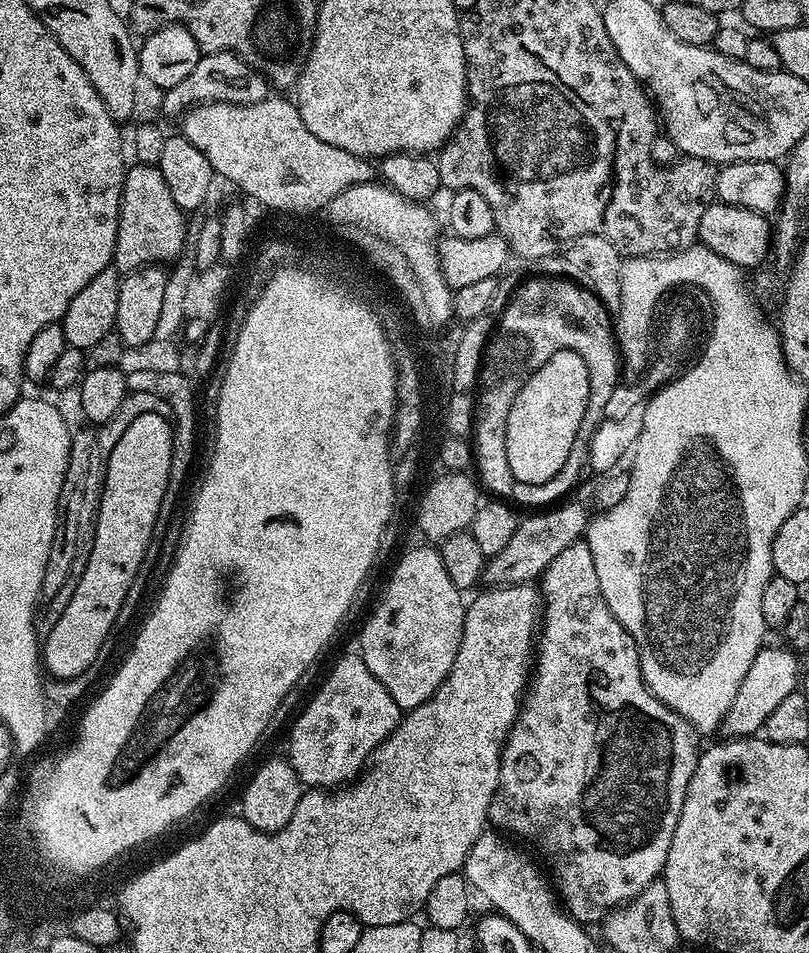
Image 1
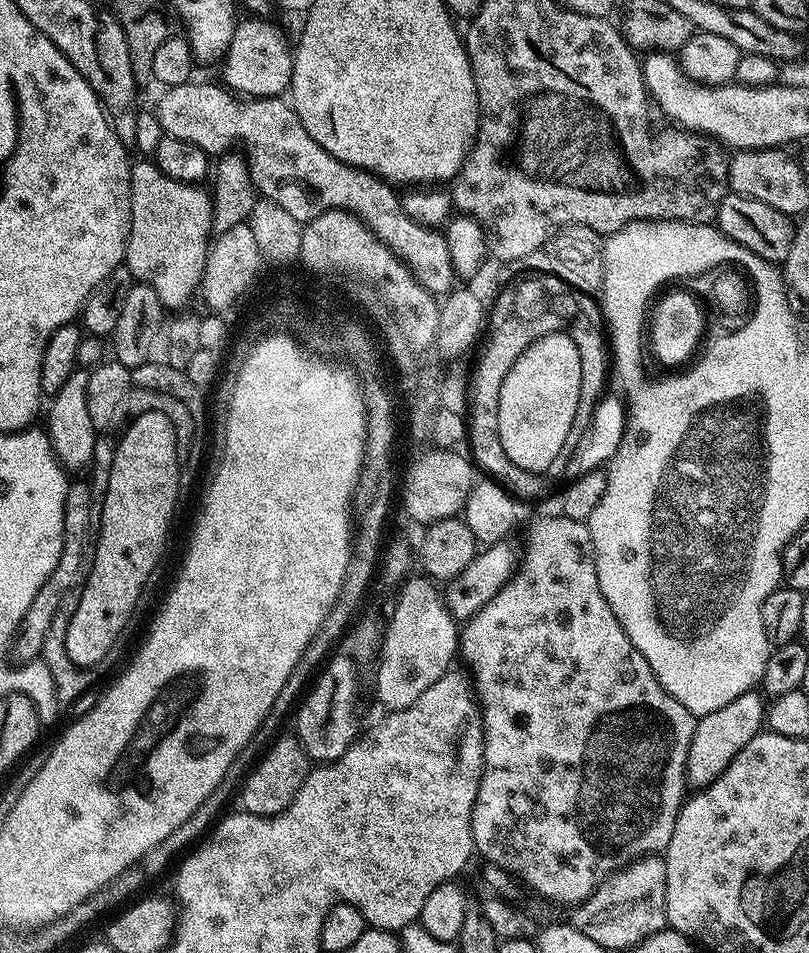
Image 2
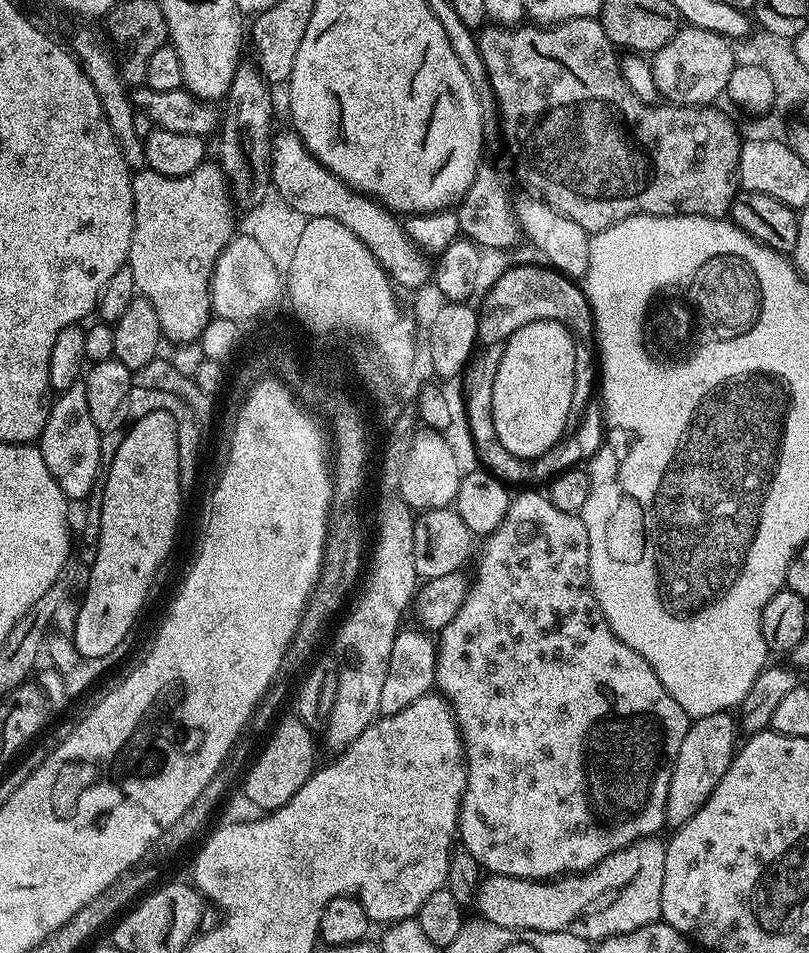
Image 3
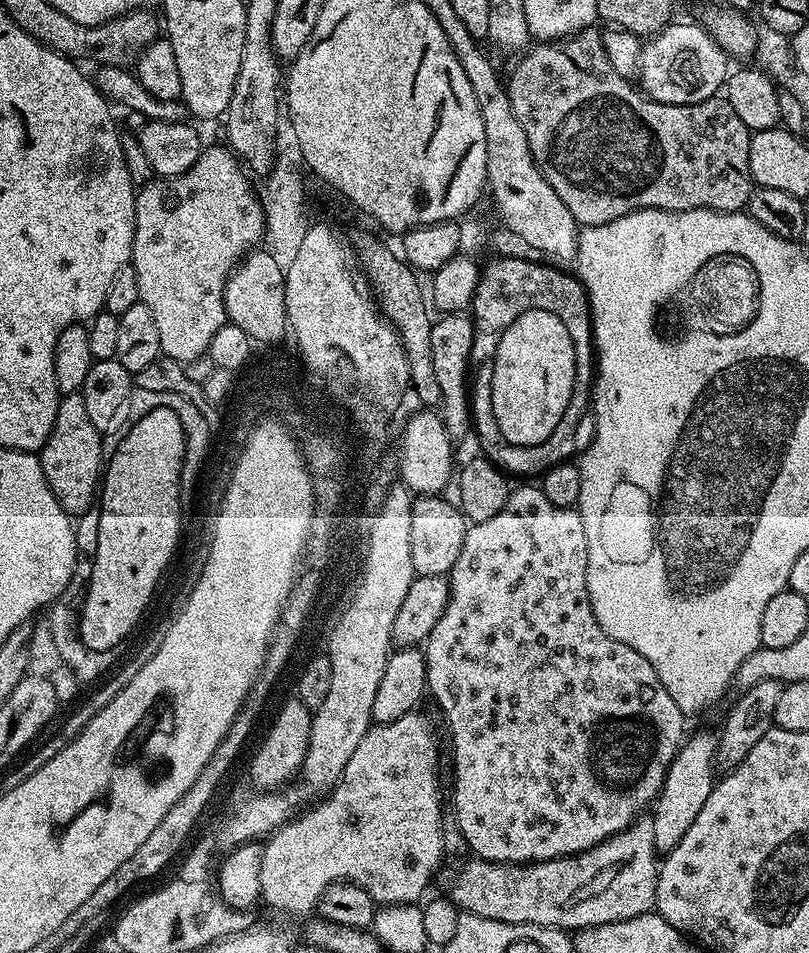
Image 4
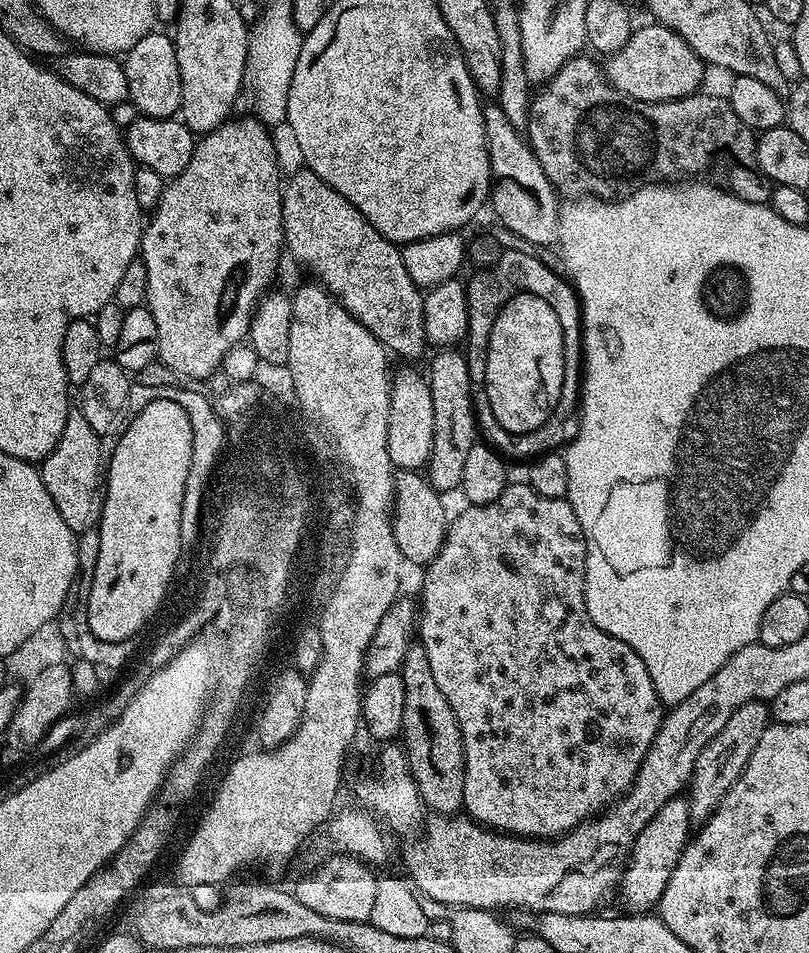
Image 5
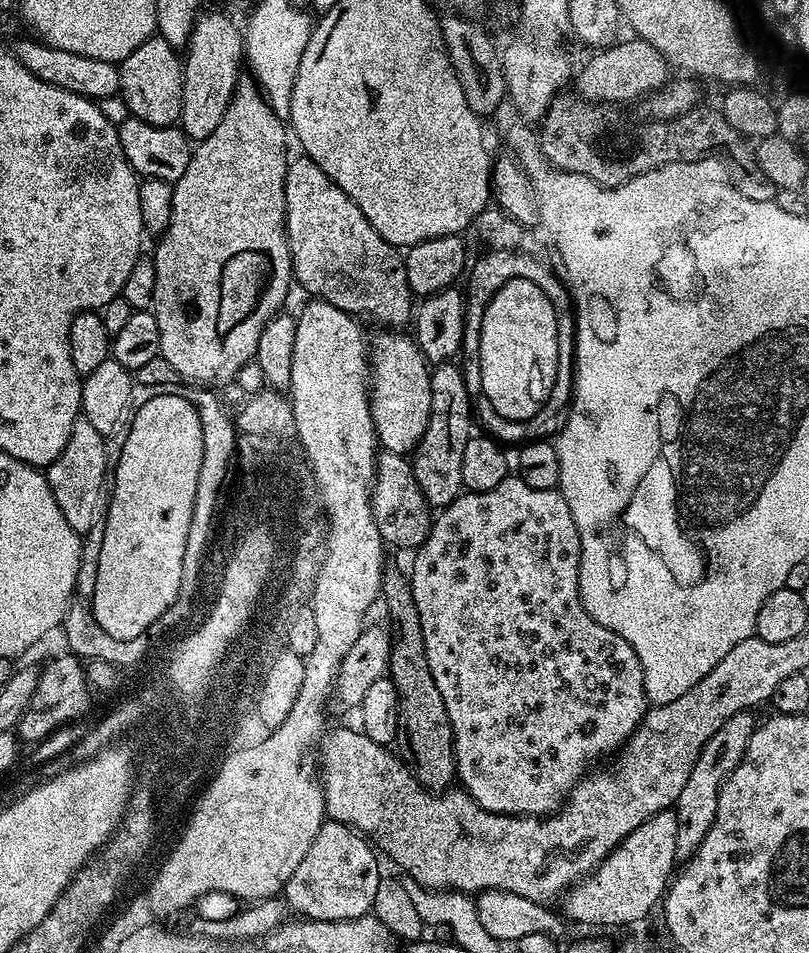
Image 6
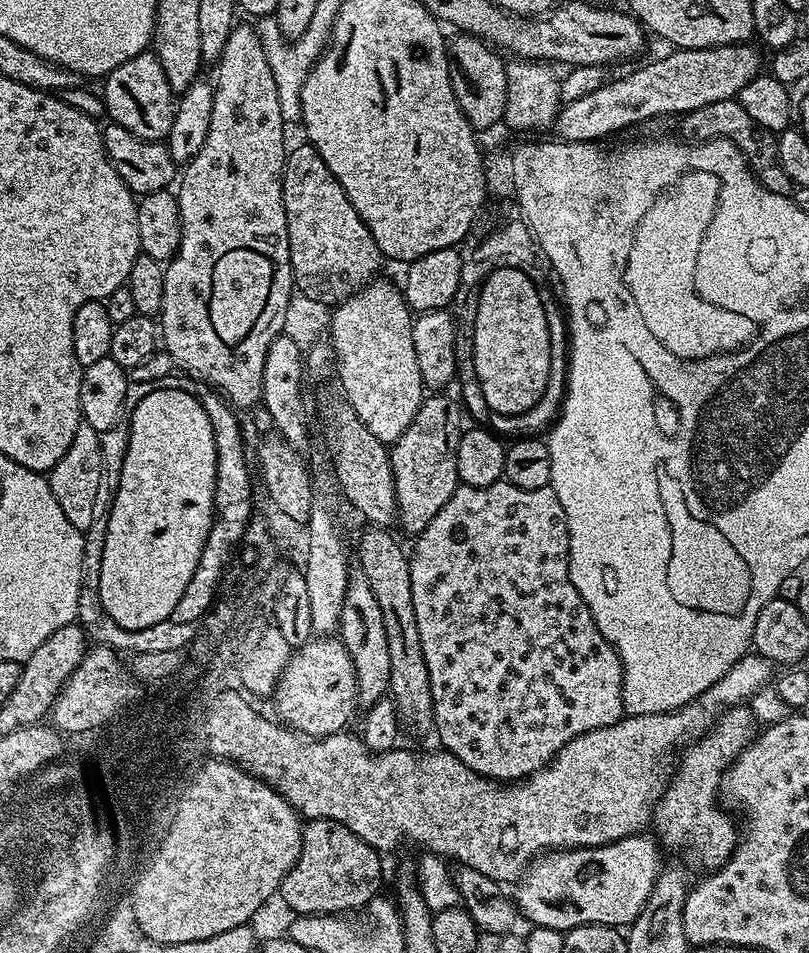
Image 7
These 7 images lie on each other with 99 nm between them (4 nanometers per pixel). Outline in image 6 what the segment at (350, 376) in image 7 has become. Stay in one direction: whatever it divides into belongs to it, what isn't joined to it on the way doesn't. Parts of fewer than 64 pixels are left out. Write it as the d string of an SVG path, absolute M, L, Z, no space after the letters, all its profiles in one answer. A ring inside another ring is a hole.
M380 330L370 340L370 403L379 447L399 456L415 453L432 413L430 365L411 335Z

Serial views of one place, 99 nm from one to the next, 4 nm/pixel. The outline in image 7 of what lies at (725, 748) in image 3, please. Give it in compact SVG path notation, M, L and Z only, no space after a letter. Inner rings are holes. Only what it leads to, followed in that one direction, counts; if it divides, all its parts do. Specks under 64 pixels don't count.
M643 835L623 836L613 844L603 844L597 848L561 848L537 856L524 869L522 879L515 885L514 899L523 919L525 916L533 920L531 923L537 928L553 928L563 933L583 924L631 926L646 906L662 871L661 845L651 835Z

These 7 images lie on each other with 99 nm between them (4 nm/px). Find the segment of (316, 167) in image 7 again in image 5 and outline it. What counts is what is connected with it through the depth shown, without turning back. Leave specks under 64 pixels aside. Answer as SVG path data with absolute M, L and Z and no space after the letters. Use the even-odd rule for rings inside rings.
M307 170L289 175L282 190L282 222L287 255L313 272L322 287L348 311L357 322L366 326L374 338L388 349L393 357L416 360L429 347L424 325L424 292L419 284L406 274L406 262L402 262L400 248L387 240L355 206L338 190L334 190L318 174Z

